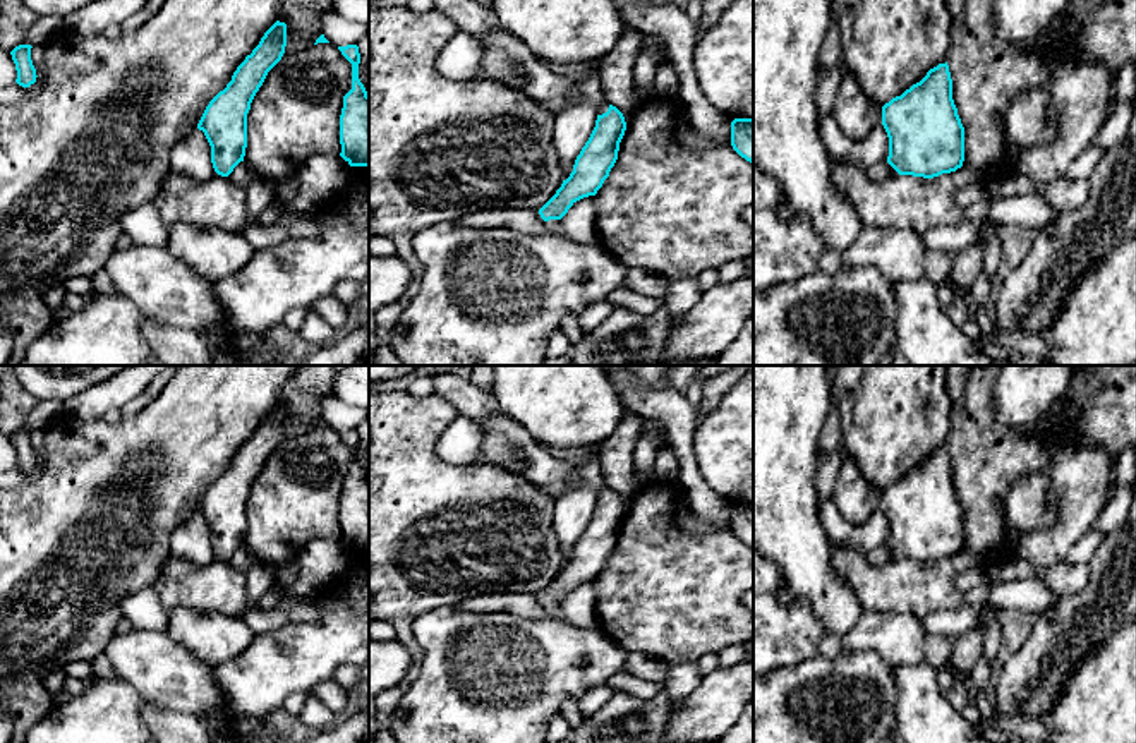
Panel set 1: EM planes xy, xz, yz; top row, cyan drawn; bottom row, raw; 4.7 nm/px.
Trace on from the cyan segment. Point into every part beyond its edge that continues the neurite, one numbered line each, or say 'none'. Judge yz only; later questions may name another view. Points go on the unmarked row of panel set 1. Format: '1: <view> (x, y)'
1: yz (877, 556)

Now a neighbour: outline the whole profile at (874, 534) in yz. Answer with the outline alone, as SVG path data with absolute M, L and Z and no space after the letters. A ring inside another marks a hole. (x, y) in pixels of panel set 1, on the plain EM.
M832 499L820 503L820 522L834 546L853 547L867 554L875 547L887 547L889 522L884 510L877 510L861 527L849 525Z

